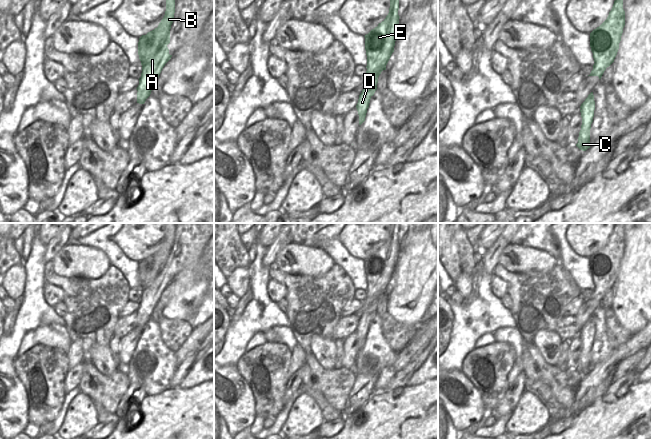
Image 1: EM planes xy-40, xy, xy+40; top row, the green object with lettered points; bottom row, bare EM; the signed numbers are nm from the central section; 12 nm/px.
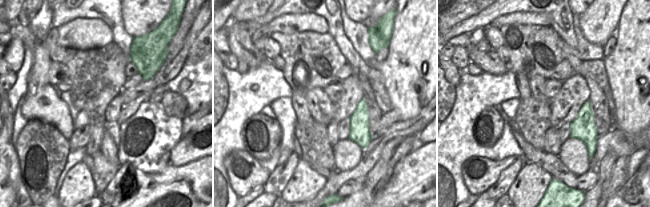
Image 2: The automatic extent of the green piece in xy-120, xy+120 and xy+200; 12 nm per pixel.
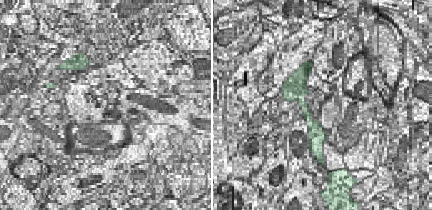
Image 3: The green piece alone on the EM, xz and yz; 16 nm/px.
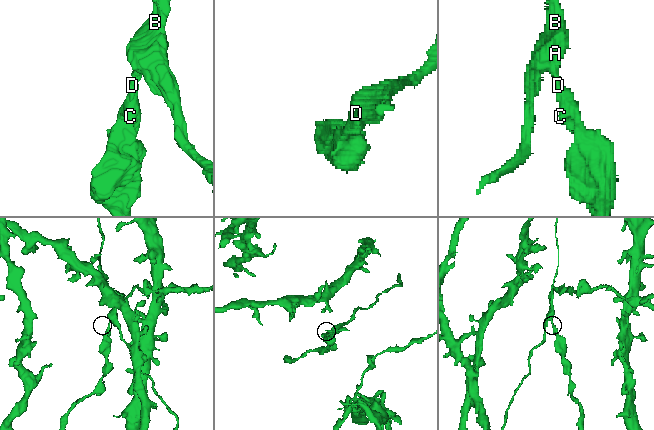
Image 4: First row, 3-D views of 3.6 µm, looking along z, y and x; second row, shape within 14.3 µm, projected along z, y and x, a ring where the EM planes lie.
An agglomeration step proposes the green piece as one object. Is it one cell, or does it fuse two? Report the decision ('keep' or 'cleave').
cleave

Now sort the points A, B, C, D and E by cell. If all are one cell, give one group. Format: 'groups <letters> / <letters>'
groups A B E / C D

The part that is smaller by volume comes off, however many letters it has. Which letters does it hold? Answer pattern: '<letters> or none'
A, B, E

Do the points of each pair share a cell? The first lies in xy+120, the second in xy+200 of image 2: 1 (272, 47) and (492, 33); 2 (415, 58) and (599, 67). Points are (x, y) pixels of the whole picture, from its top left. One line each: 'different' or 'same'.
1: same
2: different

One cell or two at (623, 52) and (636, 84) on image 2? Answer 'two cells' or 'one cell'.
one cell

